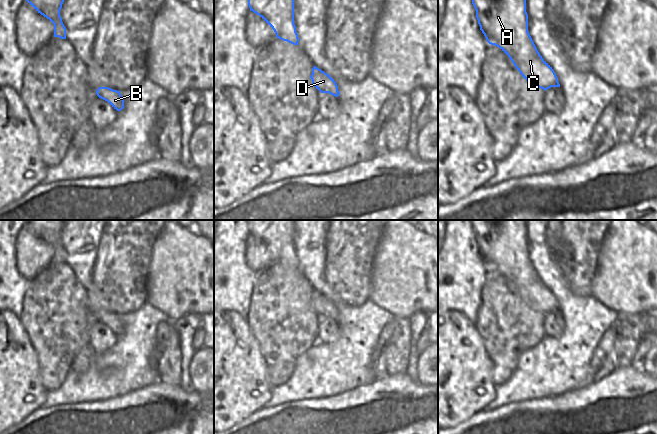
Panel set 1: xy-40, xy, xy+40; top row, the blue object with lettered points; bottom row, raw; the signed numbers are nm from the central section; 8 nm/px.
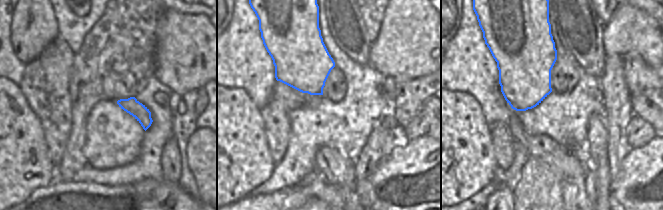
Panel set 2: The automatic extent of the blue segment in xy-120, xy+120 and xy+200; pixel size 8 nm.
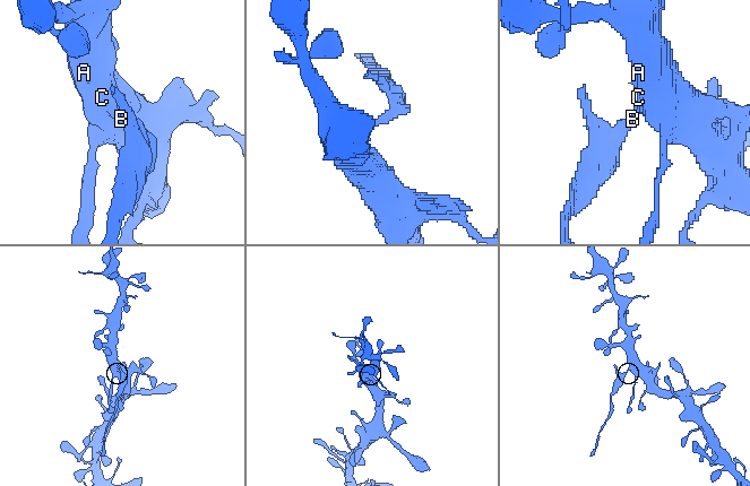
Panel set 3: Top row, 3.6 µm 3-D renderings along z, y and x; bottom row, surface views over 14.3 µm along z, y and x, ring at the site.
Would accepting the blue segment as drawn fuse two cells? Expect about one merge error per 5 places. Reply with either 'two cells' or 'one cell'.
two cells

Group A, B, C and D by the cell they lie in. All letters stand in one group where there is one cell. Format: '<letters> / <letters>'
A C D / B

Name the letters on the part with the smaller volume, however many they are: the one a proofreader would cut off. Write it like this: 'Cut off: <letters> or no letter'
Cut off: B.

